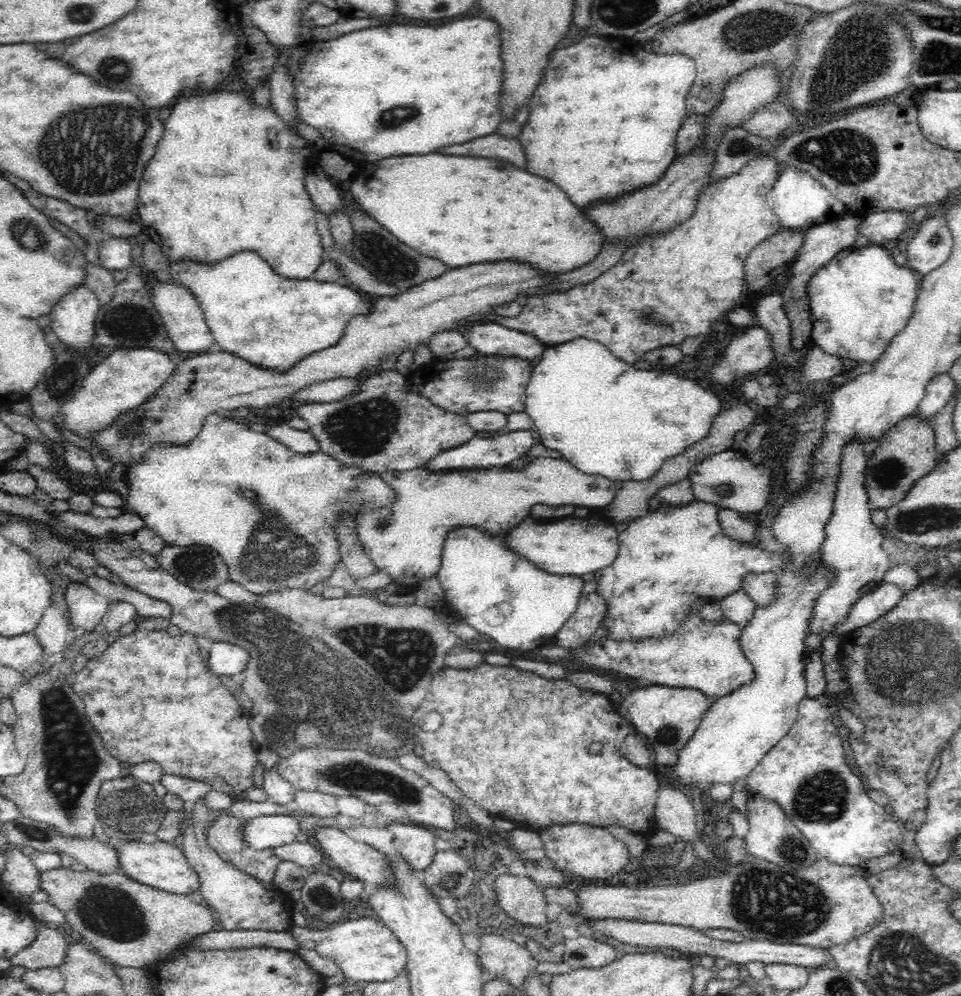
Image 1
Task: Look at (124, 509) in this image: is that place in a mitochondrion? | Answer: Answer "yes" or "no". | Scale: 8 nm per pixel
no

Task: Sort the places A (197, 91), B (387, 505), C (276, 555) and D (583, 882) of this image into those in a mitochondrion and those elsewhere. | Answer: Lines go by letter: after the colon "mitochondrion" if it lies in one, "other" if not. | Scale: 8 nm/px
A: other
B: other
C: mitochondrion
D: other

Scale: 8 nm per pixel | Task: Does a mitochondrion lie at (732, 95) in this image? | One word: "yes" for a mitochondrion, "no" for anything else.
no

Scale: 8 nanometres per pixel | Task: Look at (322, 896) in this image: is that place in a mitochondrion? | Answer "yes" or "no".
yes

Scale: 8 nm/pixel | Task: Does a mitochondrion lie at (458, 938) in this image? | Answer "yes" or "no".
no

